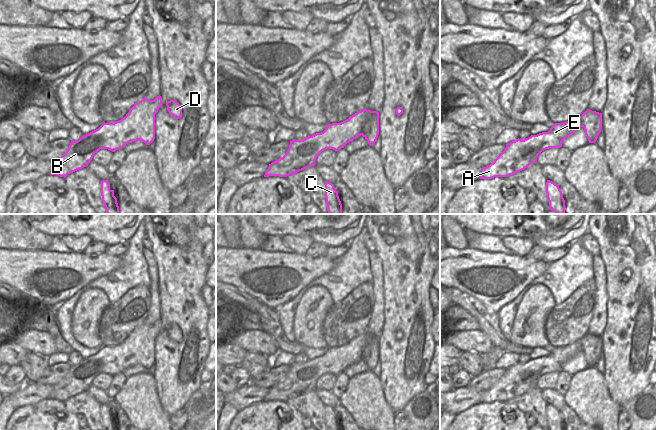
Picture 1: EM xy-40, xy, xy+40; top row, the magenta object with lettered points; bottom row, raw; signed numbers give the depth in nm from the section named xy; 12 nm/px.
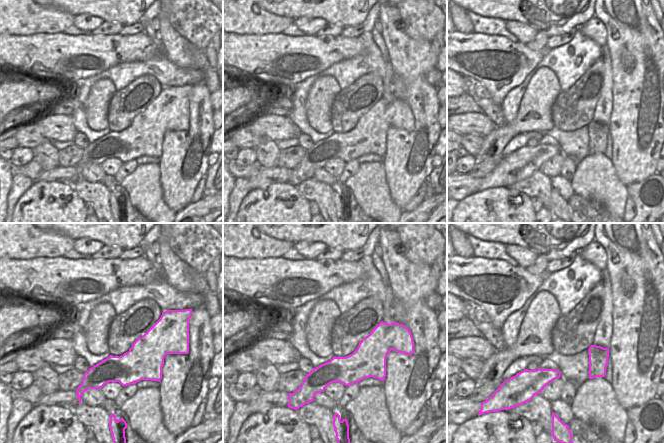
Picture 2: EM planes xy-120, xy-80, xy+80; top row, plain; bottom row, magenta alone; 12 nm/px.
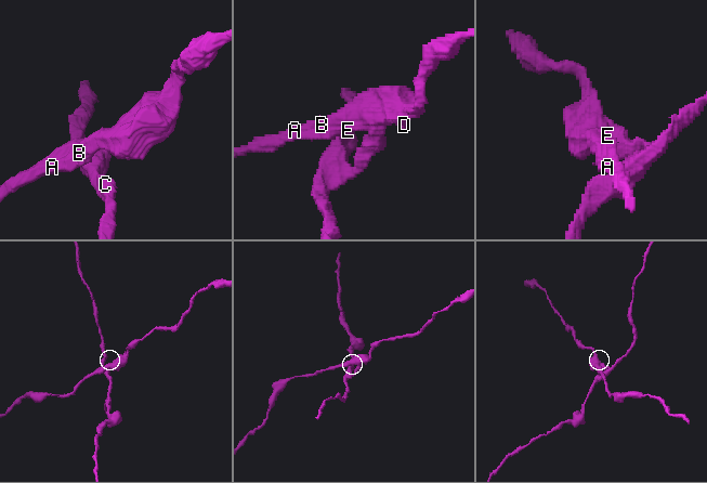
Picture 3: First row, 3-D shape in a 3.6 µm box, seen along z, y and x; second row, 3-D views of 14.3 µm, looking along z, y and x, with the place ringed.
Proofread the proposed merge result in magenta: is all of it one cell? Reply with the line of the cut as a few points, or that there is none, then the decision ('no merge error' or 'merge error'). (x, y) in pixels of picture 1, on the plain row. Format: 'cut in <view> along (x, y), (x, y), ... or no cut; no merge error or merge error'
cut in xy along (367, 334), (362, 359); merge error

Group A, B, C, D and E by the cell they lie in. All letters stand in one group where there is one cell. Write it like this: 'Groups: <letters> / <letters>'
Groups: A B D E / C.

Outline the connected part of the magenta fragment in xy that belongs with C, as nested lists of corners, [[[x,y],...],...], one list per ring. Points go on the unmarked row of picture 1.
[[[325,405],[325,423],[327,430],[342,430],[338,415],[335,414],[334,408],[328,405]]]

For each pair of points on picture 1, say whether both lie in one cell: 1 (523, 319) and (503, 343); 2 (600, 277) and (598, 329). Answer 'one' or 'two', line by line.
1: two
2: one

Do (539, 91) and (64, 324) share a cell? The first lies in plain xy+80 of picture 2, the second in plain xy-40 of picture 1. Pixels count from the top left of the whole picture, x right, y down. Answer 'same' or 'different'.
different

